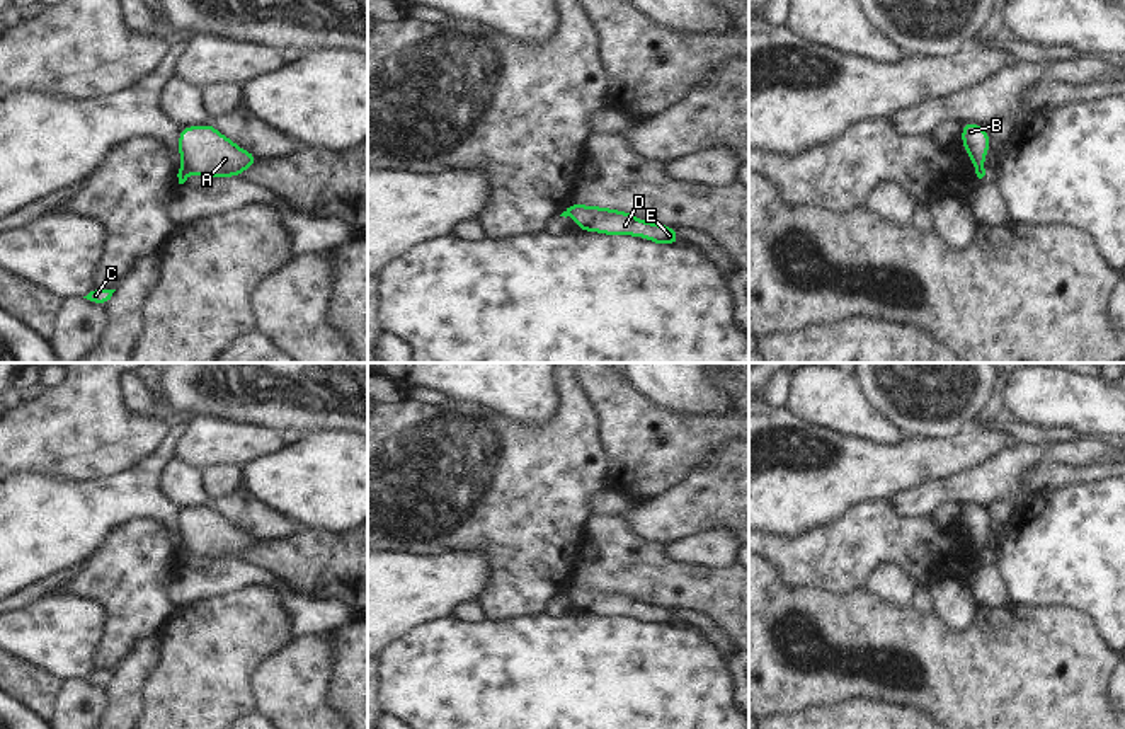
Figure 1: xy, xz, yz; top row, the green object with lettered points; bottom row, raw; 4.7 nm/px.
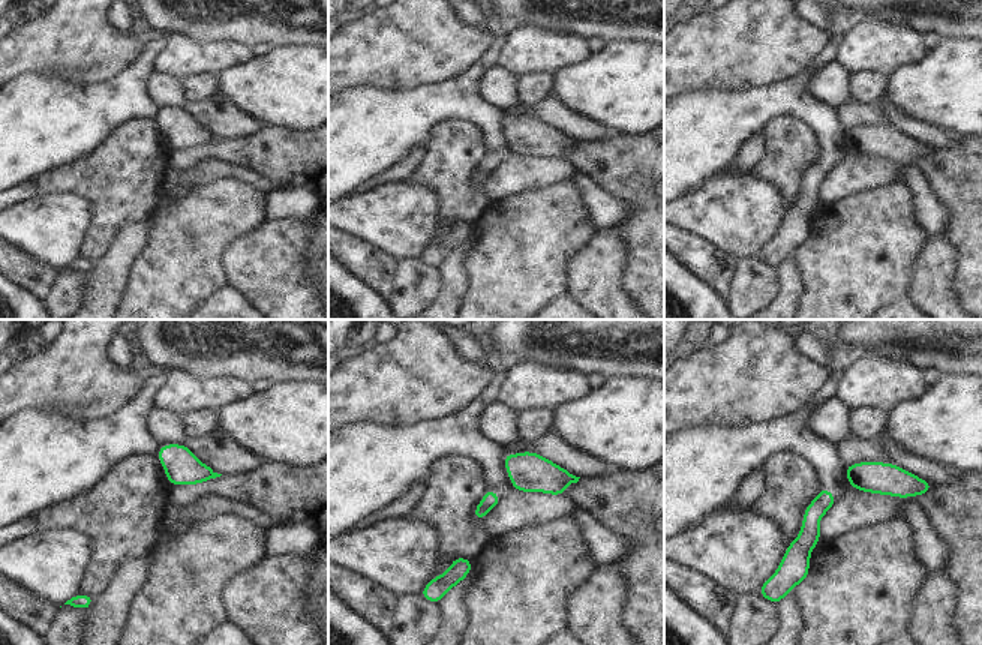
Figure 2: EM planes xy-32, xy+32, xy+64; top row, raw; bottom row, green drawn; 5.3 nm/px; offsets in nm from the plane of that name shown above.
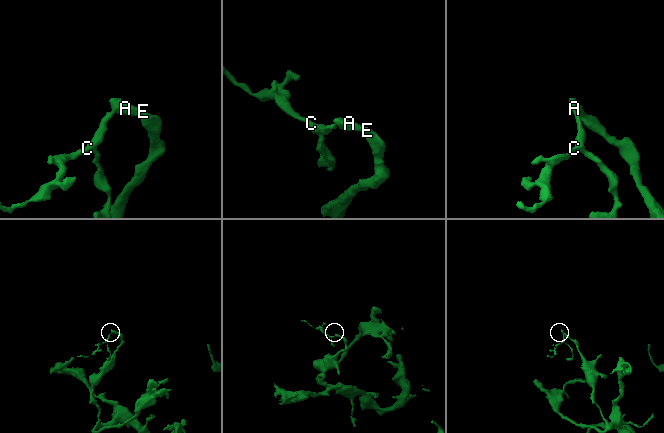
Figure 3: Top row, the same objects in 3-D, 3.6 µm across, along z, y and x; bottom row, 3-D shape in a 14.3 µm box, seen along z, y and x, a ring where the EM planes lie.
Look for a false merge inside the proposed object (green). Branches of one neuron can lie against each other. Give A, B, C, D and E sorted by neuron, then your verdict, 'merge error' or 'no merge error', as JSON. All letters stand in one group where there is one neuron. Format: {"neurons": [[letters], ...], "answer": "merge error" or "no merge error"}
{"neurons": [["A", "B", "D", "E"], ["C"]], "answer": "merge error"}

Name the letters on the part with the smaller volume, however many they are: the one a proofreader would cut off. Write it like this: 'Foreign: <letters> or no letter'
Foreign: C

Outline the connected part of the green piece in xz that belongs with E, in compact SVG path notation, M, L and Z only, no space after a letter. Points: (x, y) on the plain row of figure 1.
M572 584L567 593L577 603L577 611L582 613L642 618L657 627L681 625L672 608L640 601L626 593L577 584Z

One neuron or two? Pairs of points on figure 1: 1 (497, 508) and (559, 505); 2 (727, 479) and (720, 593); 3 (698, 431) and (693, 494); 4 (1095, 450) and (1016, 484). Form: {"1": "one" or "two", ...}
{"1": "one", "2": "two", "3": "two", "4": "one"}

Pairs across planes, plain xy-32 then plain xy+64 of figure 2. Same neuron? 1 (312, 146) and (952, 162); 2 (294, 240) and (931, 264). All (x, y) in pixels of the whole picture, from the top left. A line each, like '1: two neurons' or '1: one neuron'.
1: one neuron
2: one neuron

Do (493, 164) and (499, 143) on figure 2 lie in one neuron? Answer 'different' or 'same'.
same

